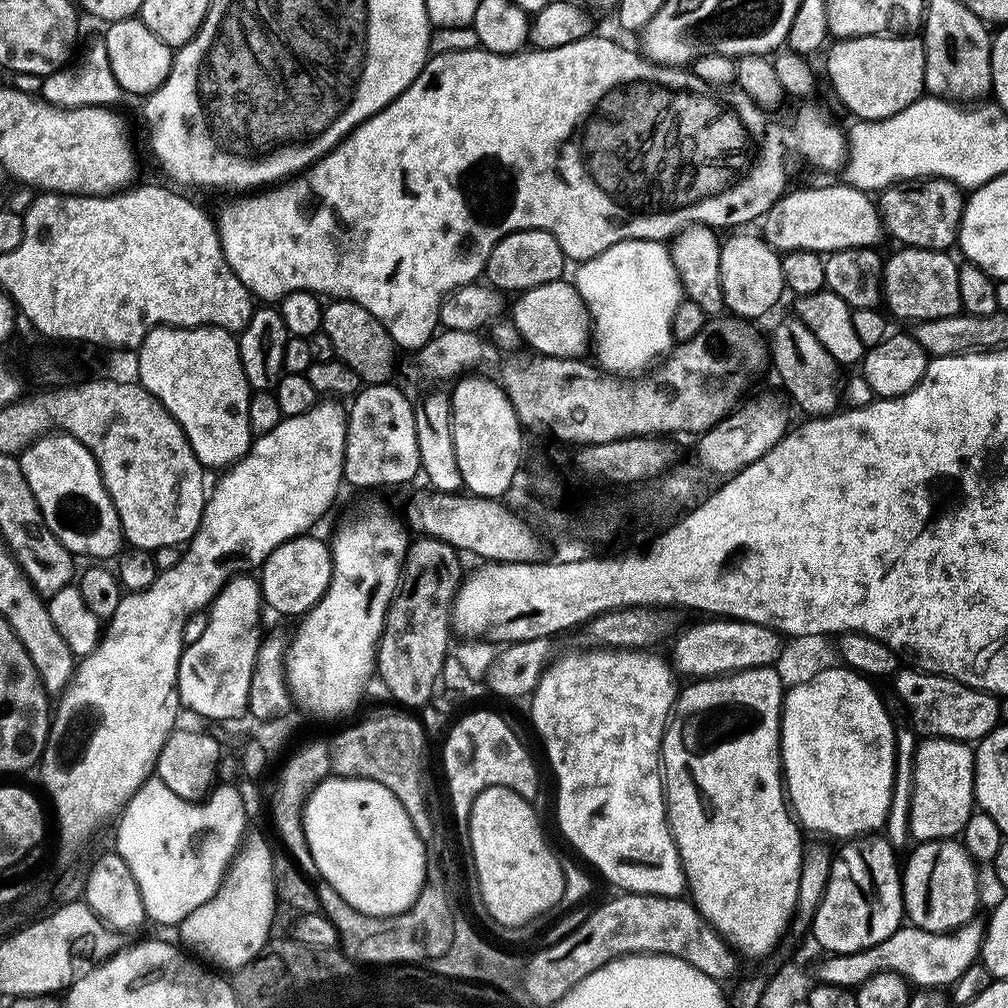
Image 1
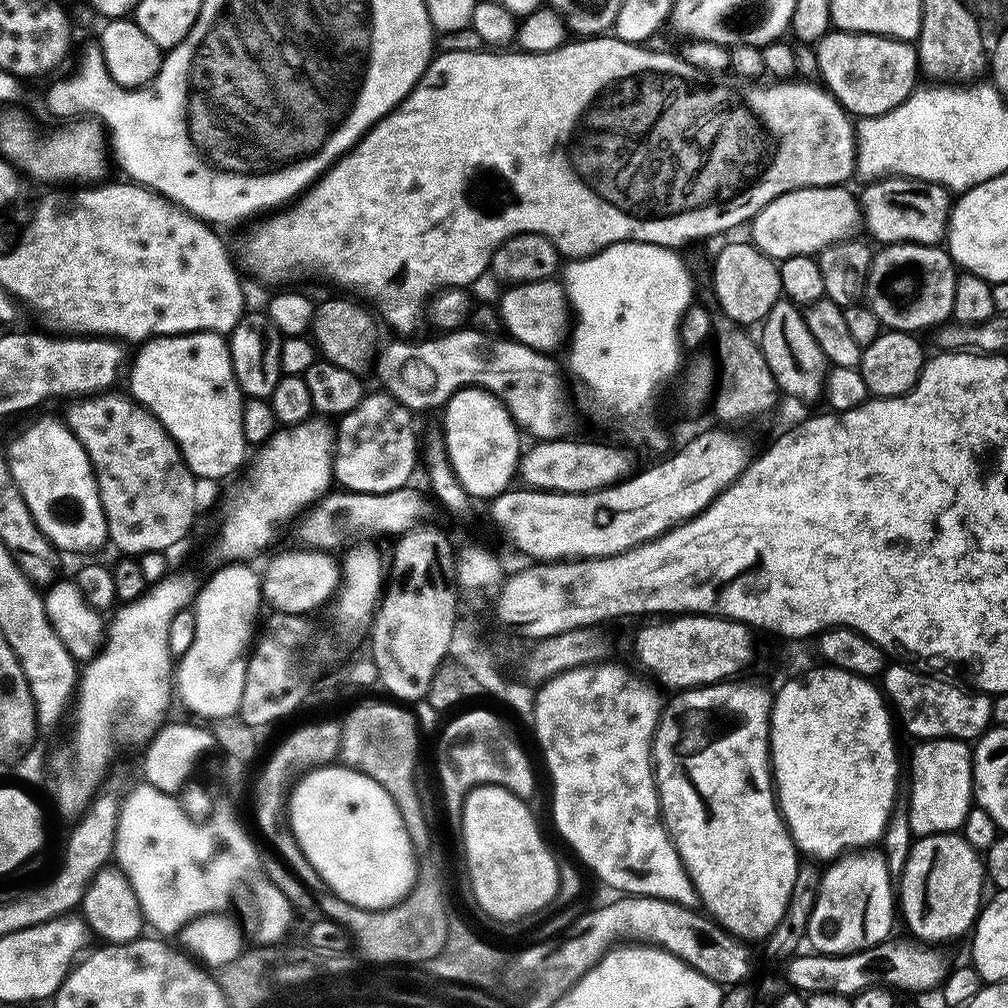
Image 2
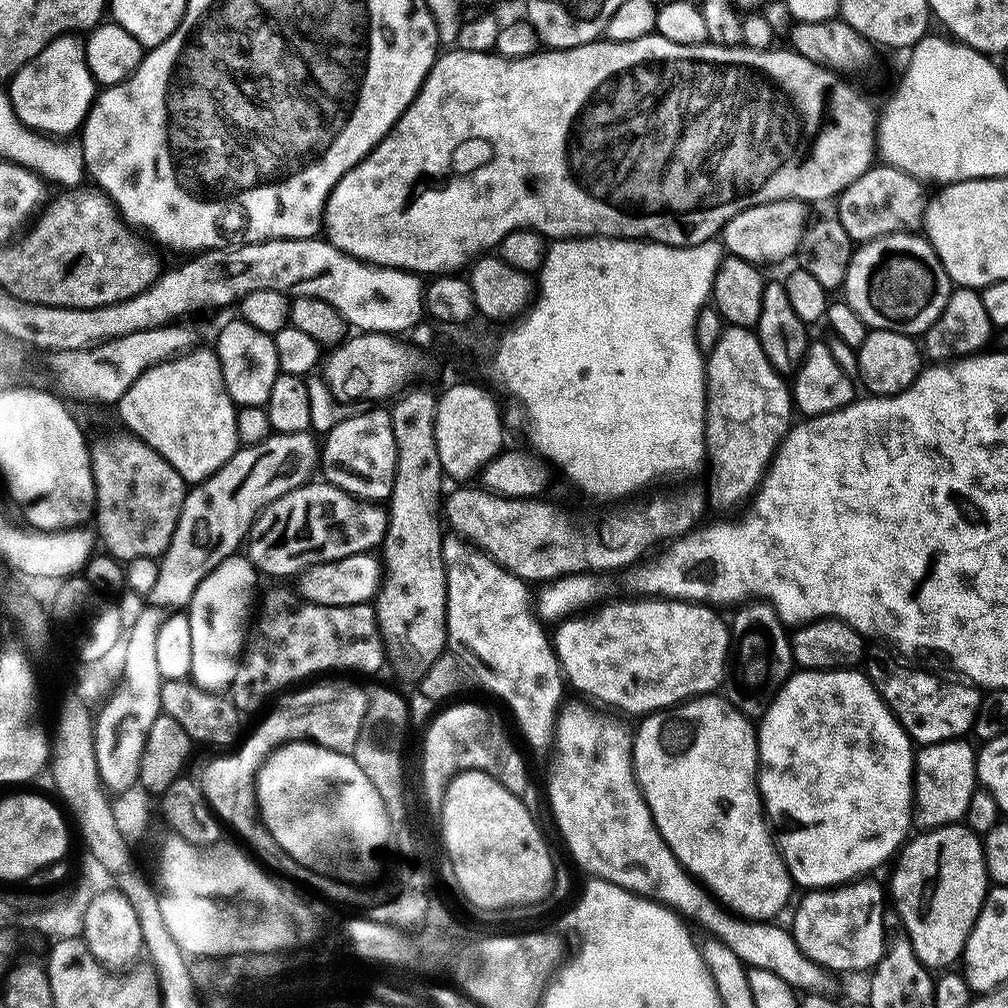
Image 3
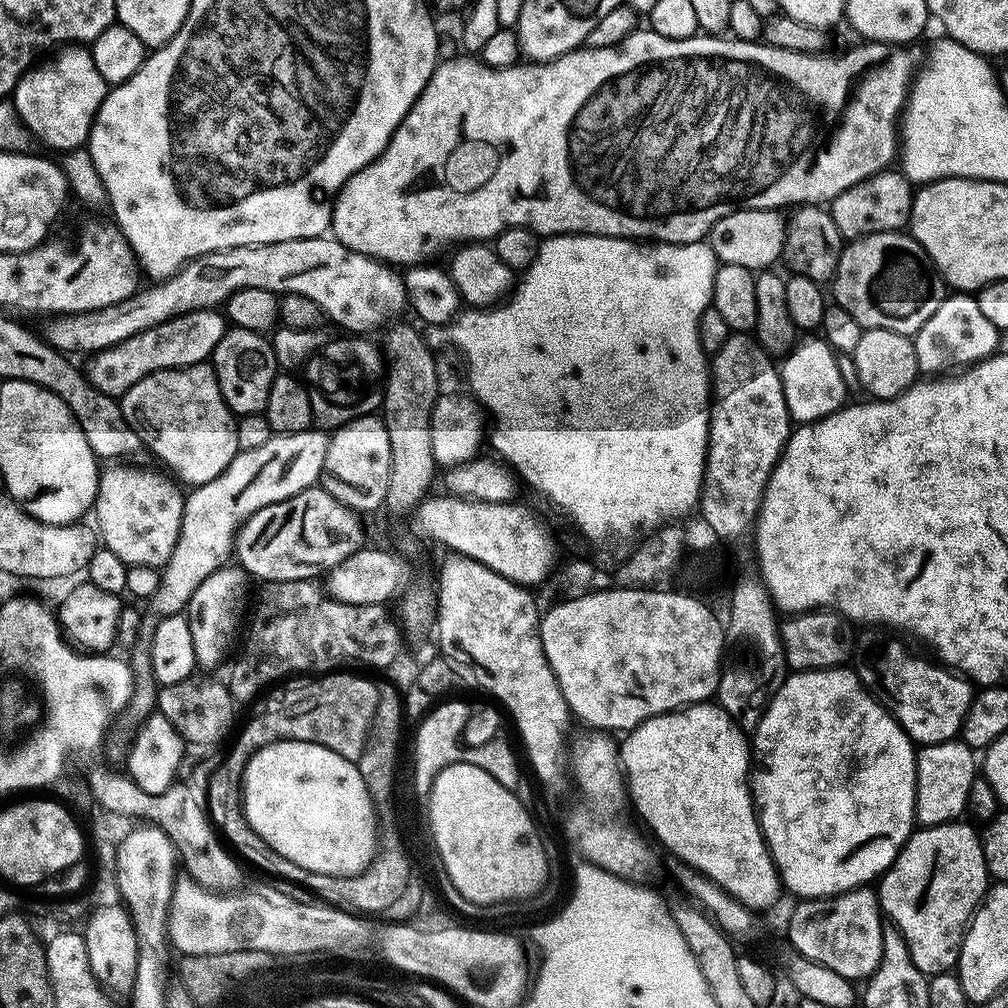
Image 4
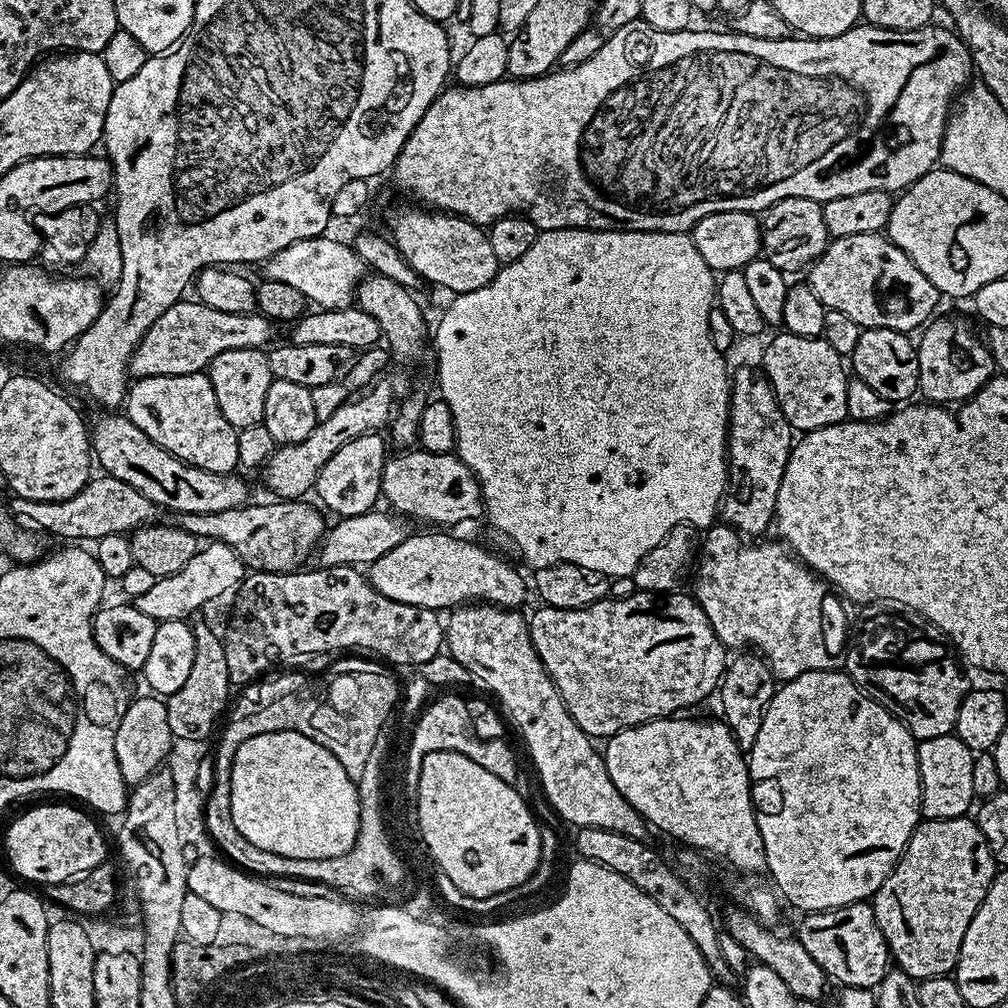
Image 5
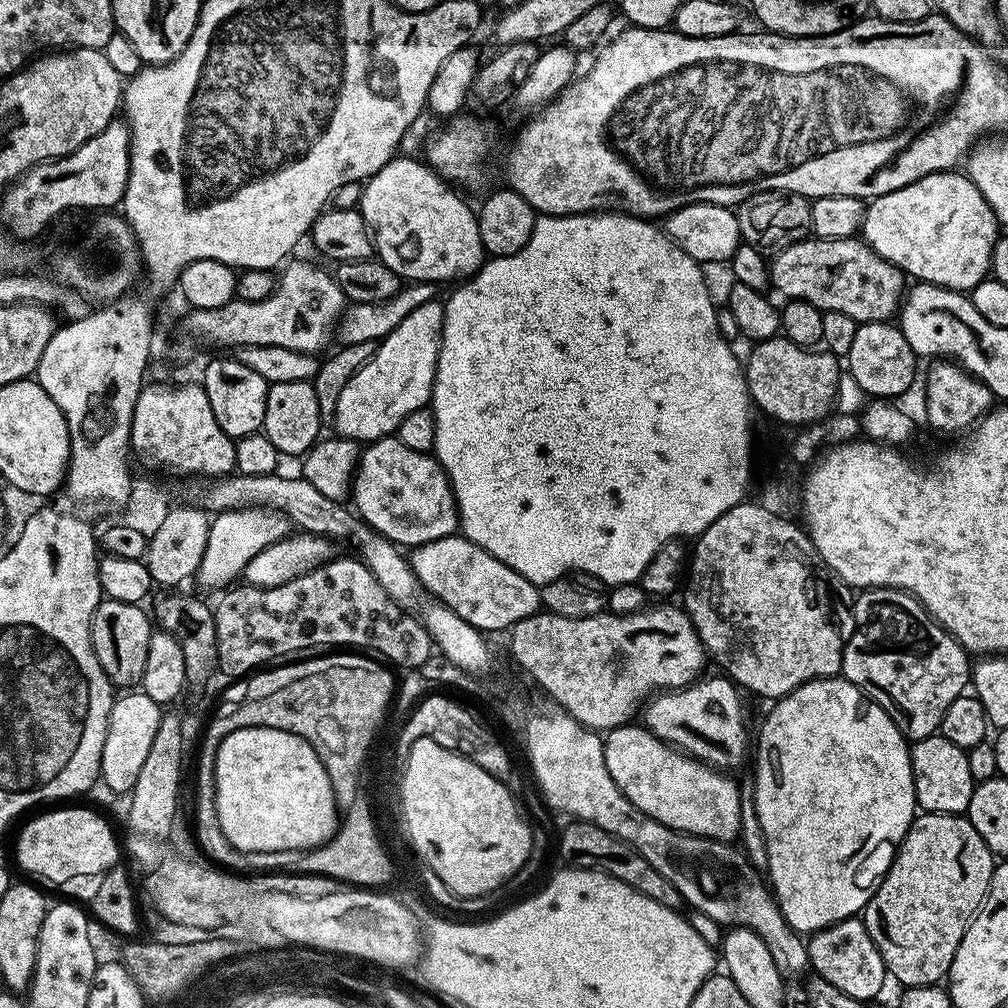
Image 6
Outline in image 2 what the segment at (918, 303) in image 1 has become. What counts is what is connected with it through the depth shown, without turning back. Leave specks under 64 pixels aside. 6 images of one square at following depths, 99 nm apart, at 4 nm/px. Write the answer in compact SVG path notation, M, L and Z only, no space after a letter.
M886 244L873 255L868 266L868 281L864 283L866 303L885 329L893 332L920 334L923 328L932 328L946 321L952 315L954 306L954 286L958 275L957 265L943 247L934 244Z

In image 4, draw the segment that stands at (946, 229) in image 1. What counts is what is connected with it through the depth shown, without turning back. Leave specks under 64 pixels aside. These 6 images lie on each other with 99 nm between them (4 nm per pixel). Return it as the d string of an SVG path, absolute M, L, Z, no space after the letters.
M892 171L878 172L869 180L863 180L842 190L842 194L838 194L830 201L834 226L838 226L845 241L851 242L857 240L859 236L869 236L871 232L895 232L905 227L914 188L907 176L899 171L896 171L897 173Z

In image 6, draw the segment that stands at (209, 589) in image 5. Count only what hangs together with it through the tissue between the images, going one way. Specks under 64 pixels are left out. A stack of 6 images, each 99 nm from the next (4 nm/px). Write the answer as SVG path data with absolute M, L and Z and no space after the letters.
M256 506L219 512L211 520L212 524L209 523L205 531L205 553L194 577L202 587L210 590L229 587L234 582L232 580L243 575L248 562L256 554L288 536L292 530L291 520L283 512Z

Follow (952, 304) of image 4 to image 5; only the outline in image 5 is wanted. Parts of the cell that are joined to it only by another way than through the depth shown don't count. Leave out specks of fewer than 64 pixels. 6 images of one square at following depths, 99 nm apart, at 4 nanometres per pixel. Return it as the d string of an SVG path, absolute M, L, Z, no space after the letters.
M944 316L941 320L933 319L923 325L919 336L920 340L916 344L920 379L918 392L925 401L941 406L959 405L985 380L992 379L997 371L992 349L981 337L980 340L976 337L975 330L964 320L955 320L952 316Z

